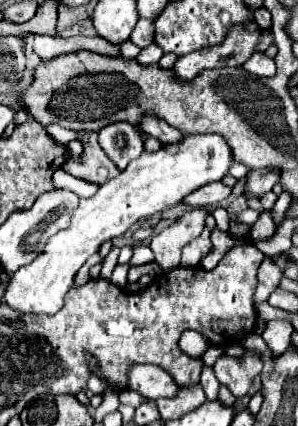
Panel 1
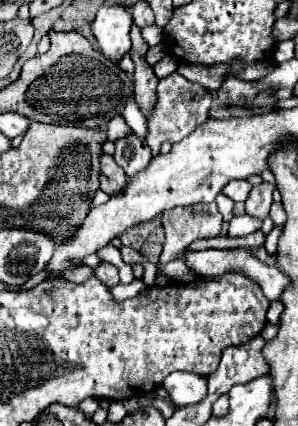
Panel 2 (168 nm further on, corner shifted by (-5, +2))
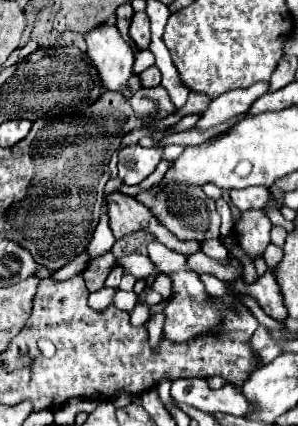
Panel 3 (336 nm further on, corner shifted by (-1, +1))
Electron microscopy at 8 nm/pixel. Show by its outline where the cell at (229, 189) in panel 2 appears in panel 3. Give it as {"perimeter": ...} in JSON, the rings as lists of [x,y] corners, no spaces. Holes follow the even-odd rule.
{"perimeter":[[[245,187],[245,189],[231,189],[231,201],[237,209],[263,209],[267,203],[267,189],[265,187]]]}

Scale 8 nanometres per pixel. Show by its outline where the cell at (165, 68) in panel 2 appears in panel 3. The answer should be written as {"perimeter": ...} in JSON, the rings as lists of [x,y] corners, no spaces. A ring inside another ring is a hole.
{"perimeter":[[[153,65],[141,73],[141,85],[143,87],[157,87],[161,83],[161,71]]]}

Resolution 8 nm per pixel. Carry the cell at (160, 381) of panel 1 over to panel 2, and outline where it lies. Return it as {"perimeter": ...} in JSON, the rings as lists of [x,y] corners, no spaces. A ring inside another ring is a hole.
{"perimeter":[[[173,372],[163,380],[163,388],[171,394],[177,406],[189,406],[207,396],[207,378],[199,374]]]}

